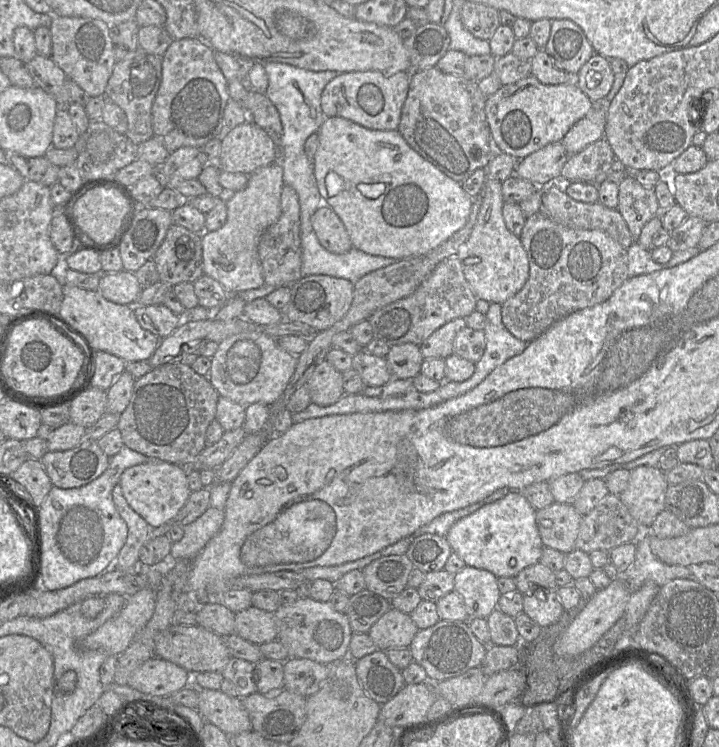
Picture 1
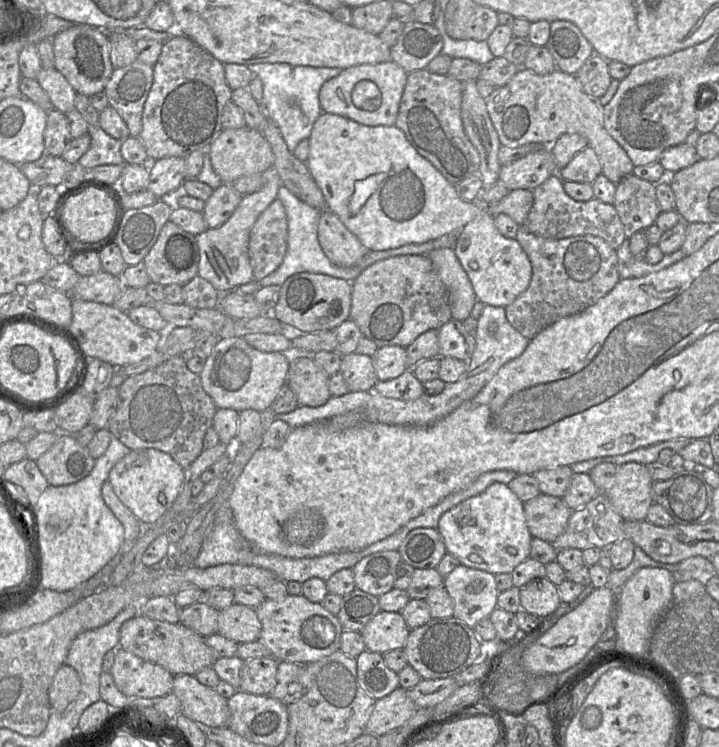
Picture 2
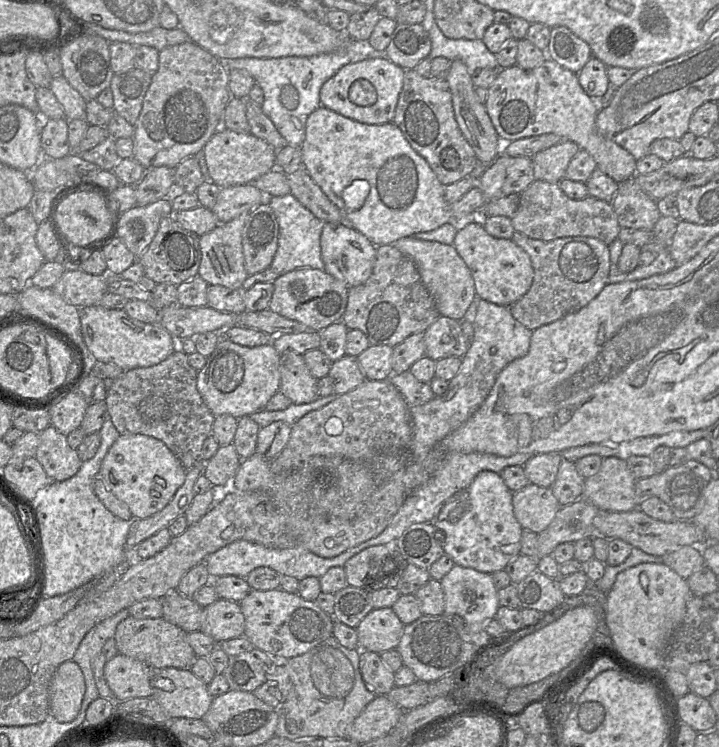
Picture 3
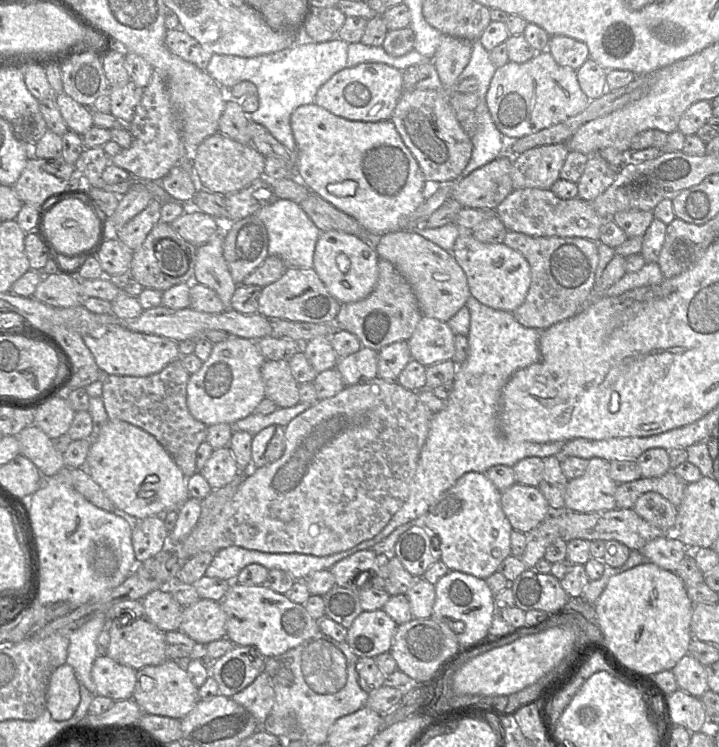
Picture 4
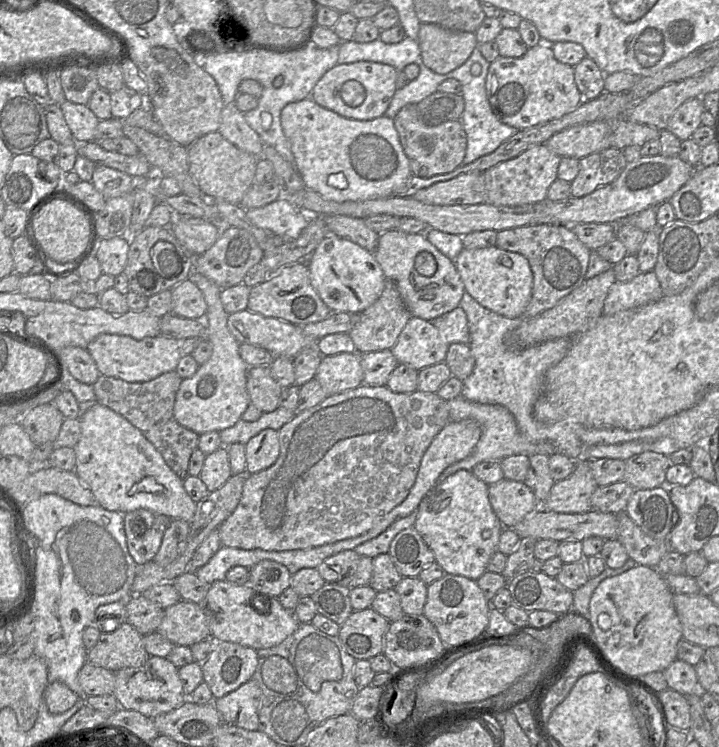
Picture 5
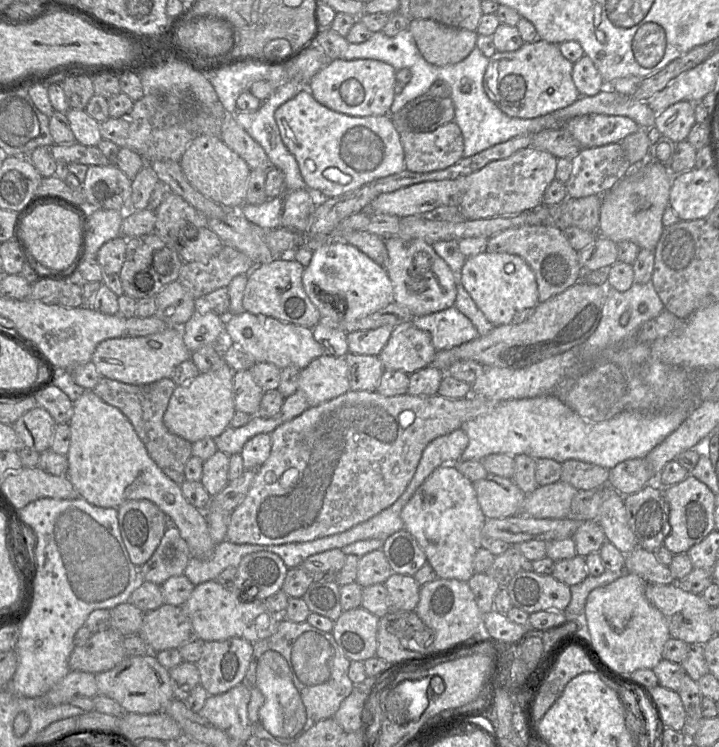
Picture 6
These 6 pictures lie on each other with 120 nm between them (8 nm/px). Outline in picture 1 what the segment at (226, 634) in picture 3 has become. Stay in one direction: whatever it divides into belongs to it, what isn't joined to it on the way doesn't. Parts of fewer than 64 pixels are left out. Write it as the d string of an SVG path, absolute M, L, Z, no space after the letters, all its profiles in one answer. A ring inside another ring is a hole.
M250 606L235 613L235 633L257 645L277 639L274 613Z

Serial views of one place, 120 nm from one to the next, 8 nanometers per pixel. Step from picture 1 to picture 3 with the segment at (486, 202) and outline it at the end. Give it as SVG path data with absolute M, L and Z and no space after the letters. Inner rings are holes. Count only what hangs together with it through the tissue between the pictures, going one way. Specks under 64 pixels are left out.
M453 60L446 81L451 91L454 116L461 133L473 148L479 164L490 165L500 155L502 142L484 103L479 101L466 65L460 60ZM471 222L457 227L453 246L469 268L474 280L476 298L510 307L530 289L534 271L528 254L512 239L489 235L481 222Z

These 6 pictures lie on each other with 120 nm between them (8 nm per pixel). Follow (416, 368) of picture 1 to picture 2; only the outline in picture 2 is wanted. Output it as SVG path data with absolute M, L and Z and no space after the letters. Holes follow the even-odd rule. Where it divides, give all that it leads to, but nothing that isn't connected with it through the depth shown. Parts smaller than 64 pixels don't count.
M399 345L378 348L372 356L372 361L379 381L397 378L410 369L406 348Z

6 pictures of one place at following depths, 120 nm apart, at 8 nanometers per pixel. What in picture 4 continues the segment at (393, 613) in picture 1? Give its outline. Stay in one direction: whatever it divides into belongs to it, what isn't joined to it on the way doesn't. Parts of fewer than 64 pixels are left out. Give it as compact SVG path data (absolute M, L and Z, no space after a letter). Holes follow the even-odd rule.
M383 610L362 611L347 629L346 643L358 657L376 657L389 652L398 624Z

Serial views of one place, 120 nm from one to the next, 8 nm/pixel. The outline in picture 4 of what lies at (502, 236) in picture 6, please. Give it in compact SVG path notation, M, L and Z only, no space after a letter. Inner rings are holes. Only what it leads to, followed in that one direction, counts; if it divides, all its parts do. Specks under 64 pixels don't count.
M508 231L503 243L520 252L531 270L531 283L526 298L512 312L522 326L543 331L572 318L590 302L599 262L598 242L581 237L533 237Z

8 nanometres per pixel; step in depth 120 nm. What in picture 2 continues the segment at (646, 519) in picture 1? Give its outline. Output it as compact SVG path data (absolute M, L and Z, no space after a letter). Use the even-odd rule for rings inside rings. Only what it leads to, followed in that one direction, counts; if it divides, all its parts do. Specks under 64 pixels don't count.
M628 462L616 465L614 484L604 493L625 521L645 520L652 498L653 479L646 465Z

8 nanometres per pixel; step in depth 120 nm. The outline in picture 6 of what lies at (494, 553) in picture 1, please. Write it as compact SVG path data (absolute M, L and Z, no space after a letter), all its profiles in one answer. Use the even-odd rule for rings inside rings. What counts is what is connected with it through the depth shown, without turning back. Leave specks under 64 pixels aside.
M444 464L436 468L419 486L401 511L404 529L417 541L439 579L456 579L468 582L475 574L473 560L477 550L487 542L483 536L486 522L473 483L463 476L454 464Z

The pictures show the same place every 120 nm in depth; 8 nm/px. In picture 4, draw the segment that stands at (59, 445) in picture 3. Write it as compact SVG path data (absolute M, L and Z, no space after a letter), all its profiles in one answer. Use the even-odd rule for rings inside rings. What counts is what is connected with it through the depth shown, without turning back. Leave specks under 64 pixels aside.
M30 425L22 429L16 436L20 444L20 454L30 459L44 478L50 478L64 467L63 453L57 451L40 428Z

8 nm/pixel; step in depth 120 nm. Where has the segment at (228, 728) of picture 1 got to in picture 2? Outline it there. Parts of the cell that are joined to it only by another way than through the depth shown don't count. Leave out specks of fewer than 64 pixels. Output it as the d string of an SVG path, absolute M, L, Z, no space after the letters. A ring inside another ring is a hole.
M174 675L172 693L181 702L181 713L196 723L208 727L229 725L228 699L215 688L200 683L194 675Z

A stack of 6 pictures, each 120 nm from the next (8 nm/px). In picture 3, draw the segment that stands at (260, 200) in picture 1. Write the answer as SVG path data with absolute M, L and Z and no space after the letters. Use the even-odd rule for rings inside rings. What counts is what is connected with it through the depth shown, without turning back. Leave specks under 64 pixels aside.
M242 213L235 219L218 224L213 230L199 237L201 263L198 276L209 285L221 285L229 289L242 287L248 277L242 247L242 231L249 213Z

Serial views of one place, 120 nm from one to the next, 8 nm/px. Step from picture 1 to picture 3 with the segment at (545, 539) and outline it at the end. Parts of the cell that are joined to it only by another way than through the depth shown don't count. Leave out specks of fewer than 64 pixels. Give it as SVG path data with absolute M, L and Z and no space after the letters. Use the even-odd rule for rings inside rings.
M531 483L513 493L512 504L514 515L522 528L536 534L550 525L561 508L550 488Z

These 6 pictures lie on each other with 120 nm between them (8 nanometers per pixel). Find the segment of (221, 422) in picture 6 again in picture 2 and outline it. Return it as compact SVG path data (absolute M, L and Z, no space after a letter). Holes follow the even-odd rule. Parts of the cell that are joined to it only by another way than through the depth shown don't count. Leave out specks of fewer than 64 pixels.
M242 336L219 338L212 353L205 361L199 374L202 387L212 398L217 408L232 408L241 412L254 409L261 413L269 410L283 390L290 366L290 354L284 352L264 352L252 347Z

